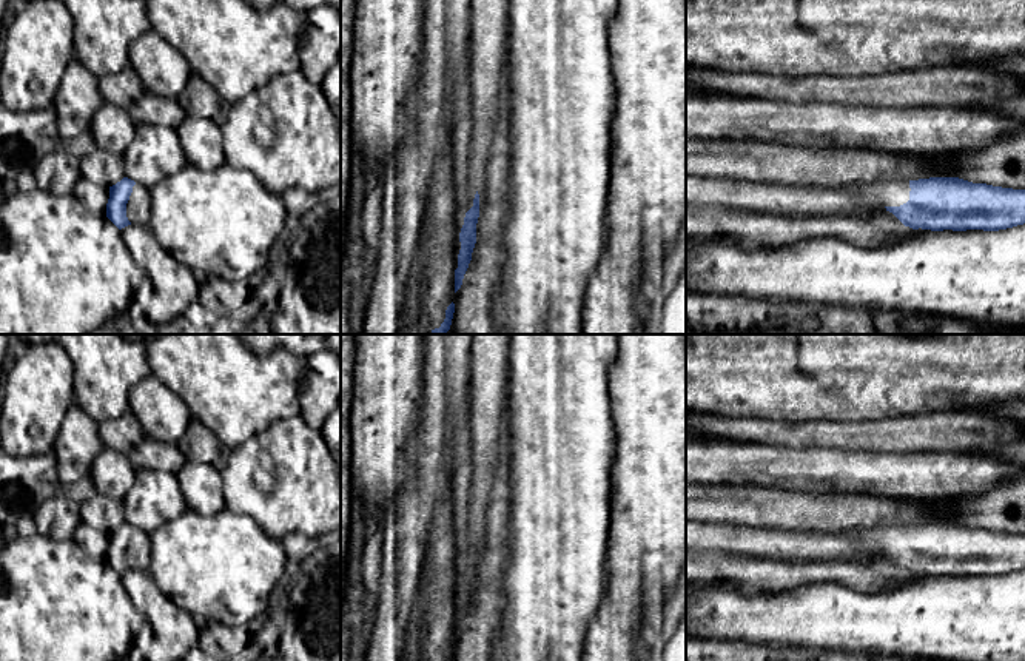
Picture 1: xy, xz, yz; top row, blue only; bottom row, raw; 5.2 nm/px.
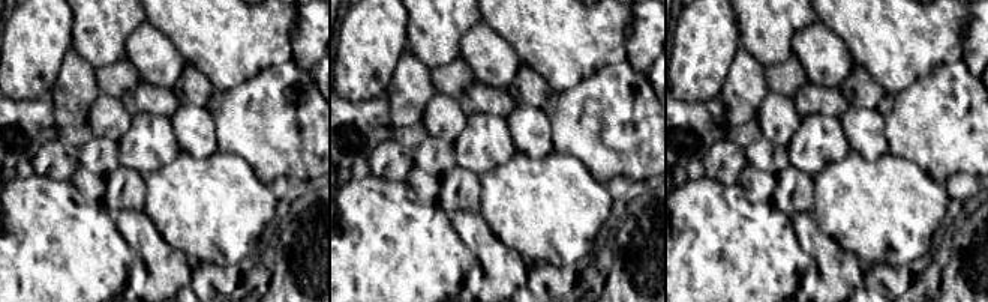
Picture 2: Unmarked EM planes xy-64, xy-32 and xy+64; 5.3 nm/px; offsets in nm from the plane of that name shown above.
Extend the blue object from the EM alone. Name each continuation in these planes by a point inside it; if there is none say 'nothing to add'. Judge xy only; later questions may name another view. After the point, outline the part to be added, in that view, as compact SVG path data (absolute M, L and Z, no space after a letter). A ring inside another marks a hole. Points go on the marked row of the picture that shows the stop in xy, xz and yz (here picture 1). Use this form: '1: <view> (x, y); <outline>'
1: xy (137, 208); M136 183L126 203L126 217L131 223L148 226L151 197L150 190Z

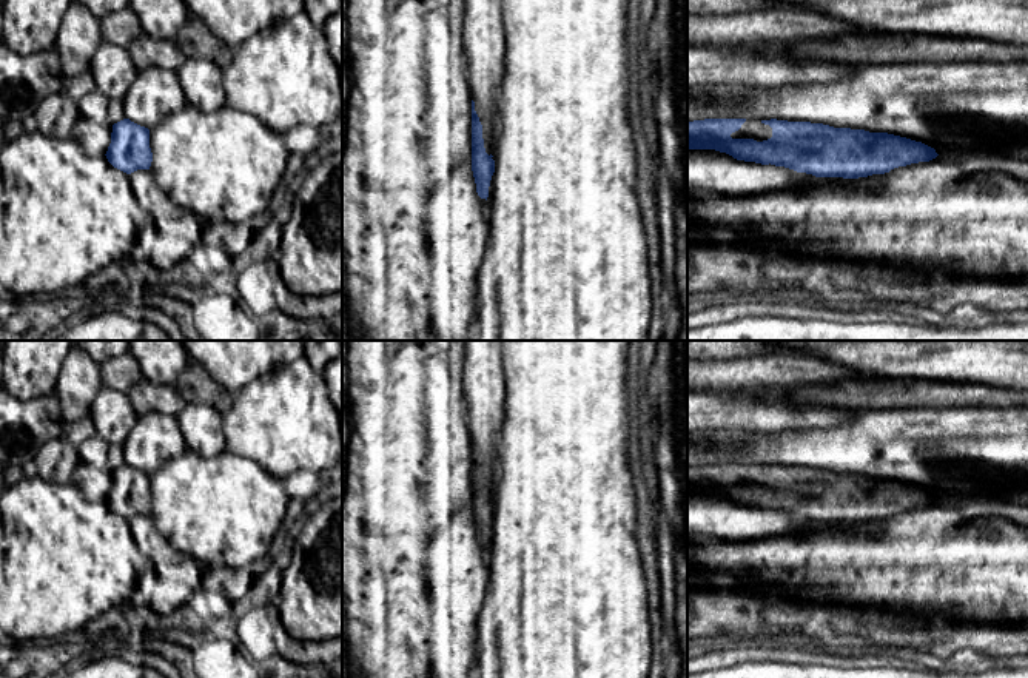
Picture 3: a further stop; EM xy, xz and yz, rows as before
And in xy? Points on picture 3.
nothing to add

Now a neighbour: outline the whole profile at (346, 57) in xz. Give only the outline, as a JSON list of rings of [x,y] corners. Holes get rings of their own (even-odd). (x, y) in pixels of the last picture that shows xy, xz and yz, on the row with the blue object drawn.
[[[342,0],[342,154],[344,154],[344,142],[347,133],[347,106],[351,91],[350,54],[347,46],[348,42],[347,6],[348,0]]]

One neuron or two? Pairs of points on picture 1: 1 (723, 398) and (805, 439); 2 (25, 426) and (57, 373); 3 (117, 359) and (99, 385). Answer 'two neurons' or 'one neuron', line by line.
1: two neurons
2: one neuron
3: one neuron

